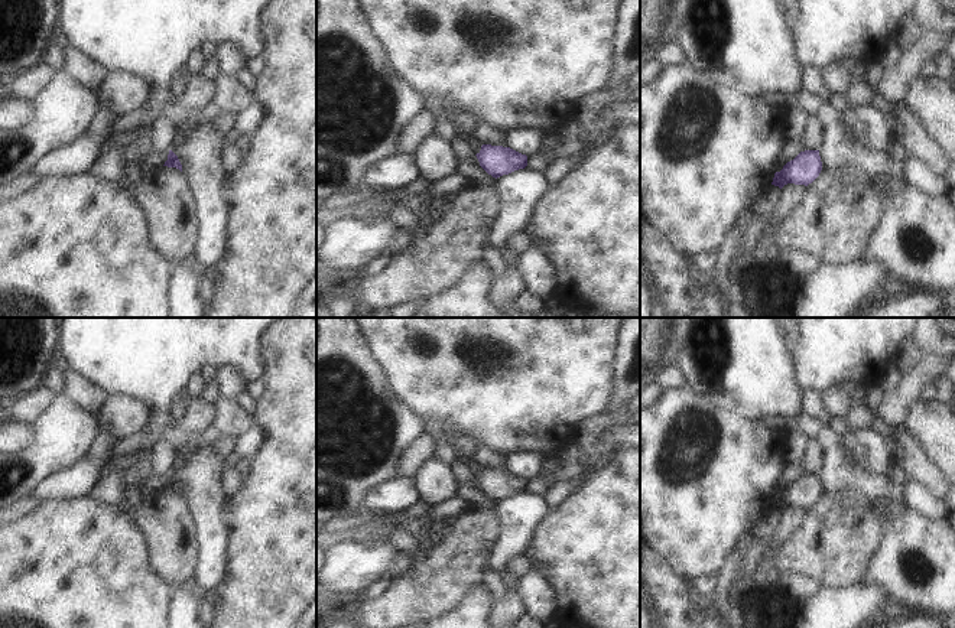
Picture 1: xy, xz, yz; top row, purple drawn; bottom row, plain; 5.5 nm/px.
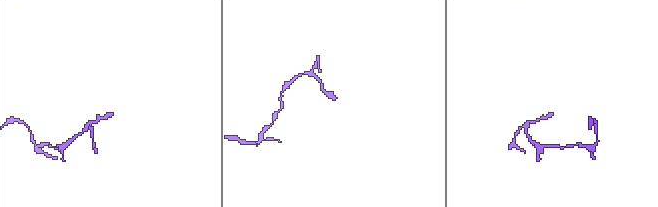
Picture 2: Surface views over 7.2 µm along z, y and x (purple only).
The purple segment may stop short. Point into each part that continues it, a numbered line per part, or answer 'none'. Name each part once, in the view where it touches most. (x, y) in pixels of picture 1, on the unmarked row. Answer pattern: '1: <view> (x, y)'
none.

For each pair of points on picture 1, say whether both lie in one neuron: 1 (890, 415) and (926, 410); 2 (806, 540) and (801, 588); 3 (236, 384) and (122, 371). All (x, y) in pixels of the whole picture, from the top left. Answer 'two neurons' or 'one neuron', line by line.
1: two neurons
2: two neurons
3: two neurons

